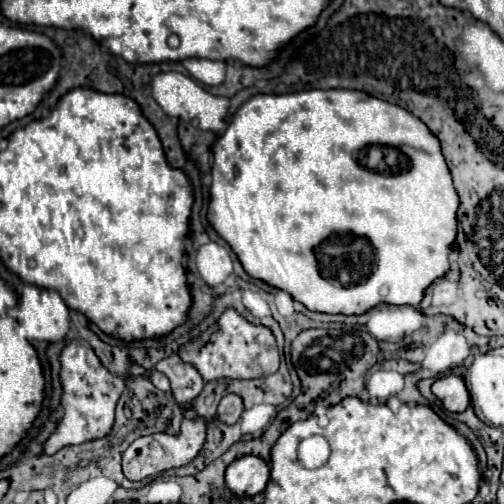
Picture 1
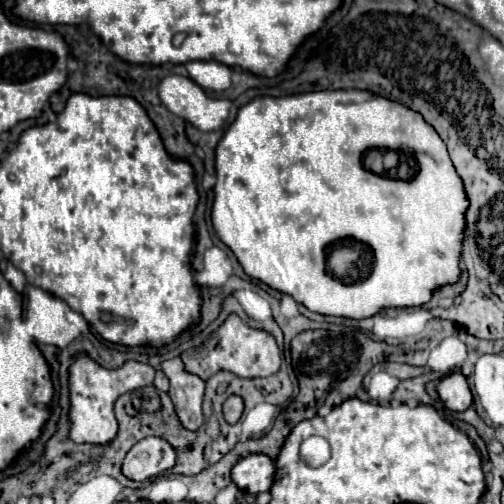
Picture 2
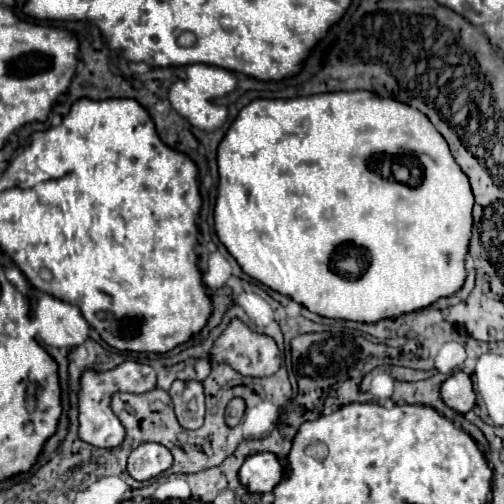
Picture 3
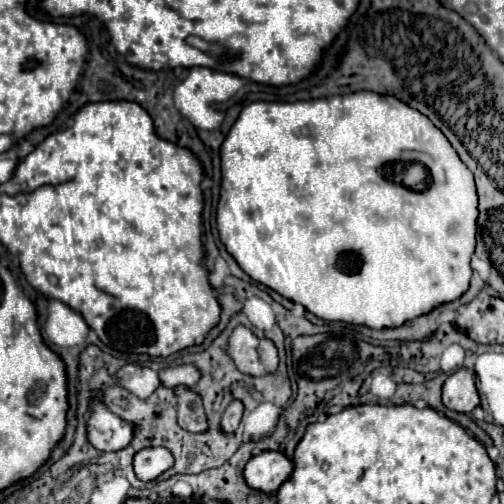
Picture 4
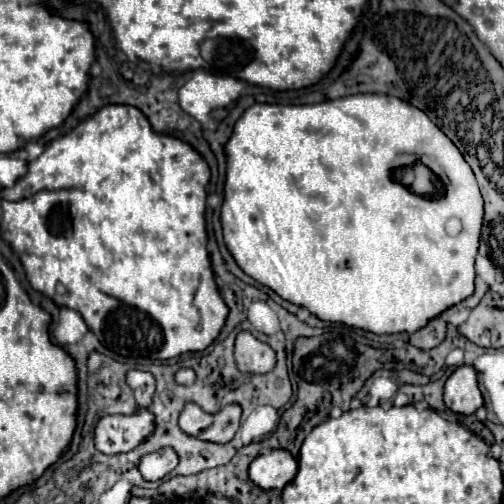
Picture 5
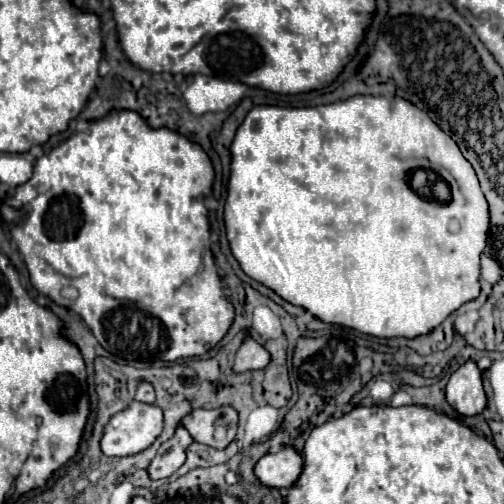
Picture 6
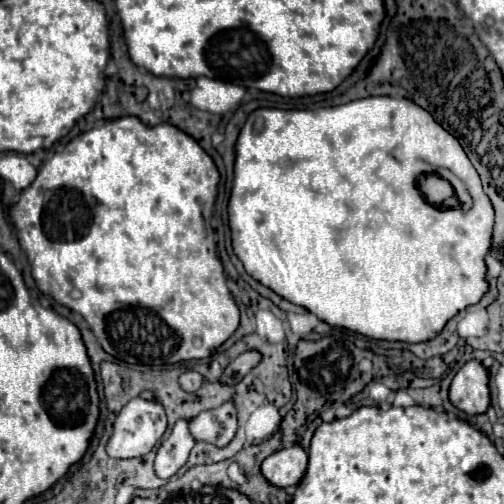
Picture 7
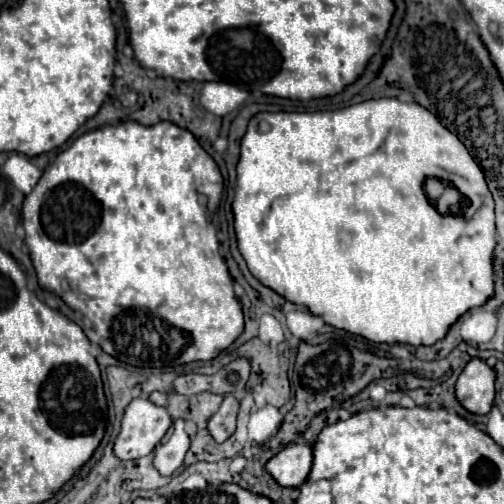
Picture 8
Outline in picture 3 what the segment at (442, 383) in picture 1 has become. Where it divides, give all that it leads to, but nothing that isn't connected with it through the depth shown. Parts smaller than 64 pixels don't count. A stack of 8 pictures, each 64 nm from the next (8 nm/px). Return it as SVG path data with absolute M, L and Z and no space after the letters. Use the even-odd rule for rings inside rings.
M462 370L454 372L454 374L444 382L442 388L440 388L440 392L442 392L444 404L446 404L448 408L456 410L456 412L466 414L466 412L470 412L470 410L474 408L474 404L476 404L476 392L474 392L474 388L472 388L472 378L470 378L466 372L462 372Z

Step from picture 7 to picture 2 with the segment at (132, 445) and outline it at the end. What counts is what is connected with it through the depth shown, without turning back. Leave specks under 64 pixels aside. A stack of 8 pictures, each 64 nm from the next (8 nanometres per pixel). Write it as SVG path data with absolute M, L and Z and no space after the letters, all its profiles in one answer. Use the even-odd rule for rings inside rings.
M80 356L70 370L70 438L74 442L90 442L90 444L106 444L116 438L116 416L114 416L114 400L124 394L144 386L154 384L154 368L150 364L142 364L136 360L128 360L122 368L106 370L98 366L88 356Z

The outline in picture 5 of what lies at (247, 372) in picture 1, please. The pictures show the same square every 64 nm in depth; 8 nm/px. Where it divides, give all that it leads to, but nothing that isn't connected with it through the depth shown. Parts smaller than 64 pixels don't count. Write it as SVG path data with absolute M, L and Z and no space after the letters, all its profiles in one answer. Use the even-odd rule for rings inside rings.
M240 332L236 338L236 366L240 372L254 372L254 374L264 374L270 372L276 364L276 354L274 350L256 340L250 332Z

